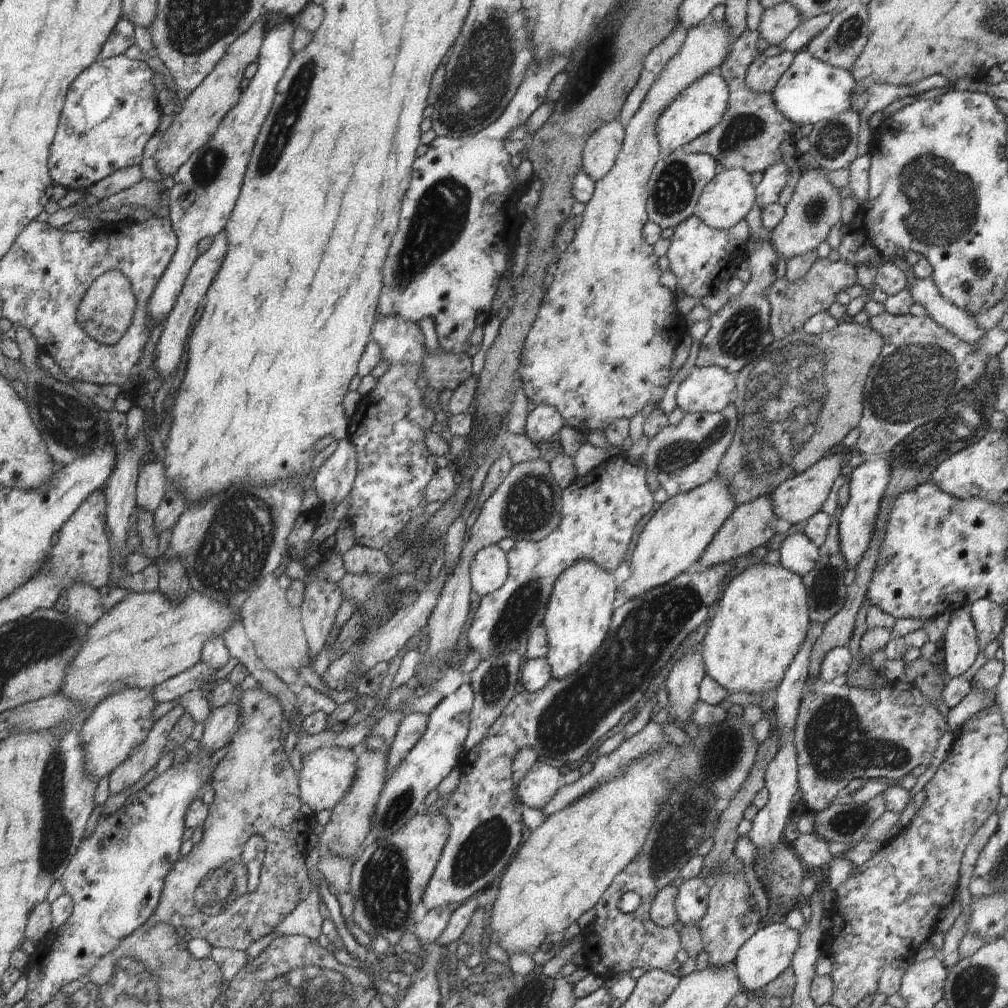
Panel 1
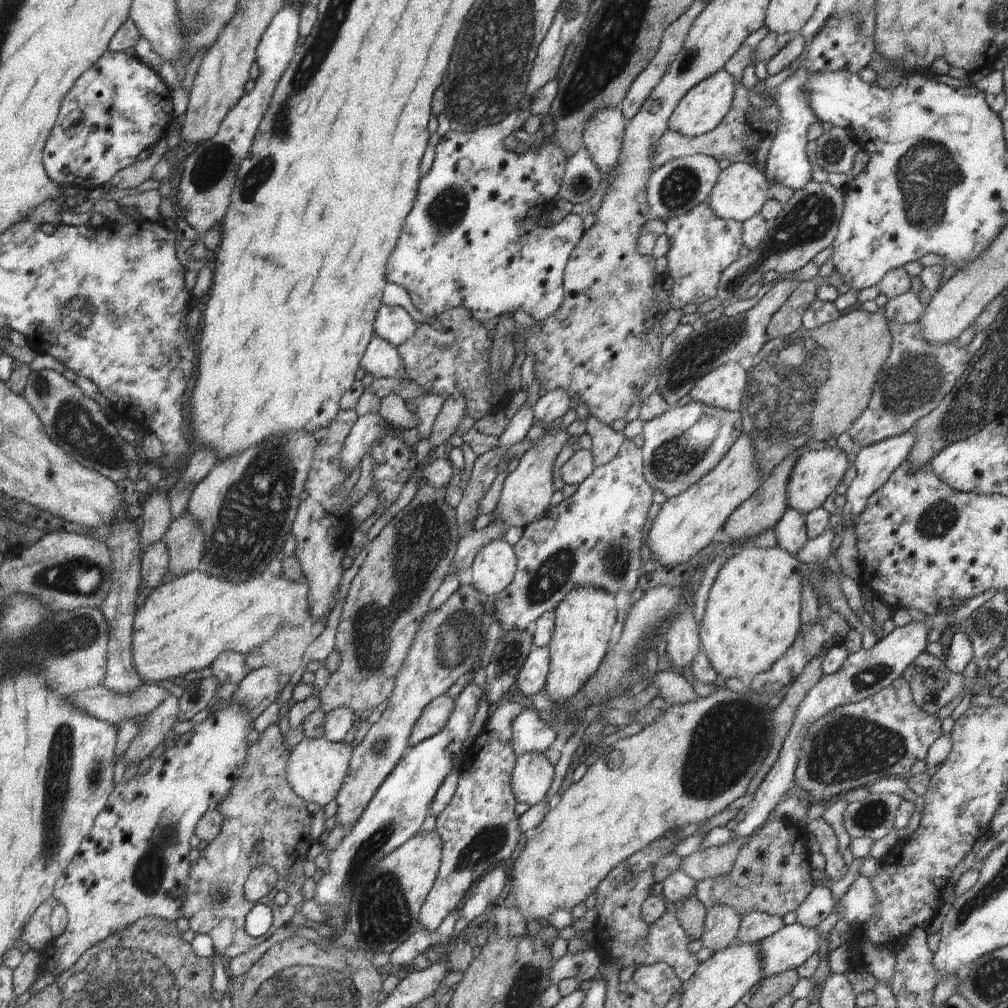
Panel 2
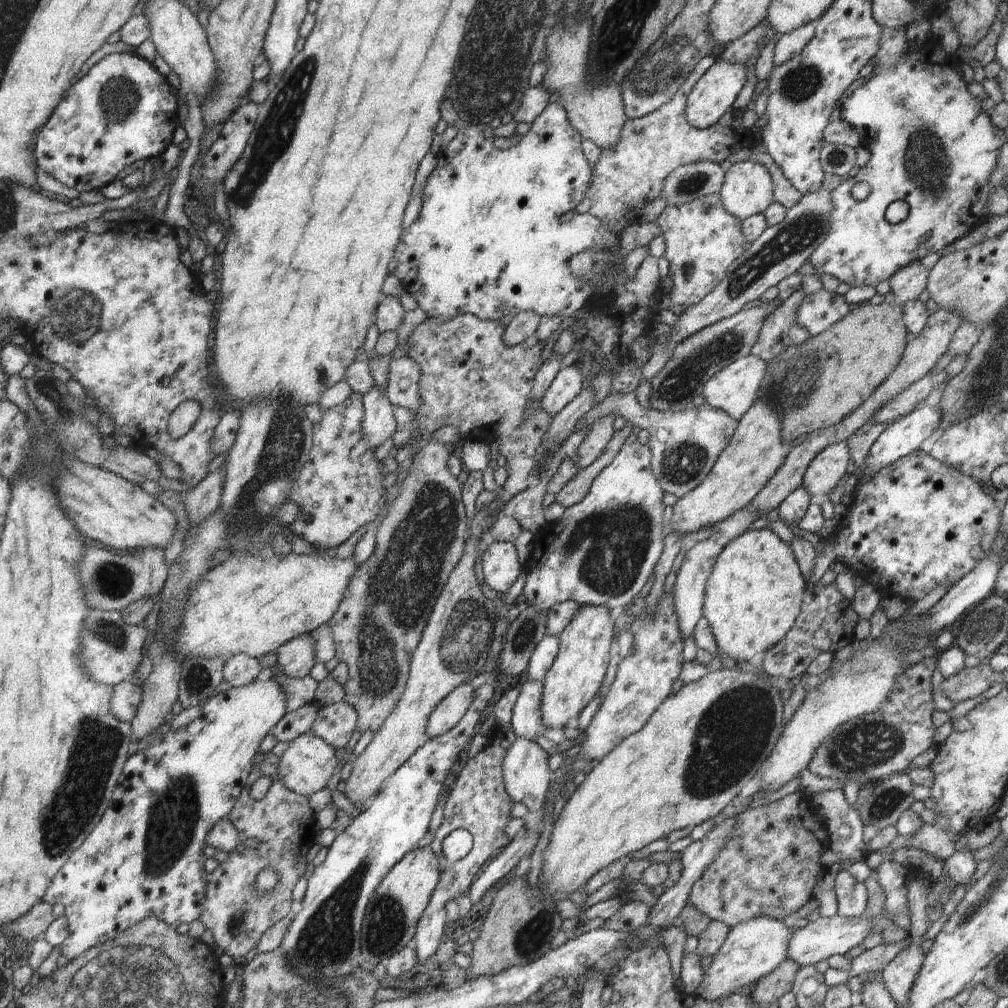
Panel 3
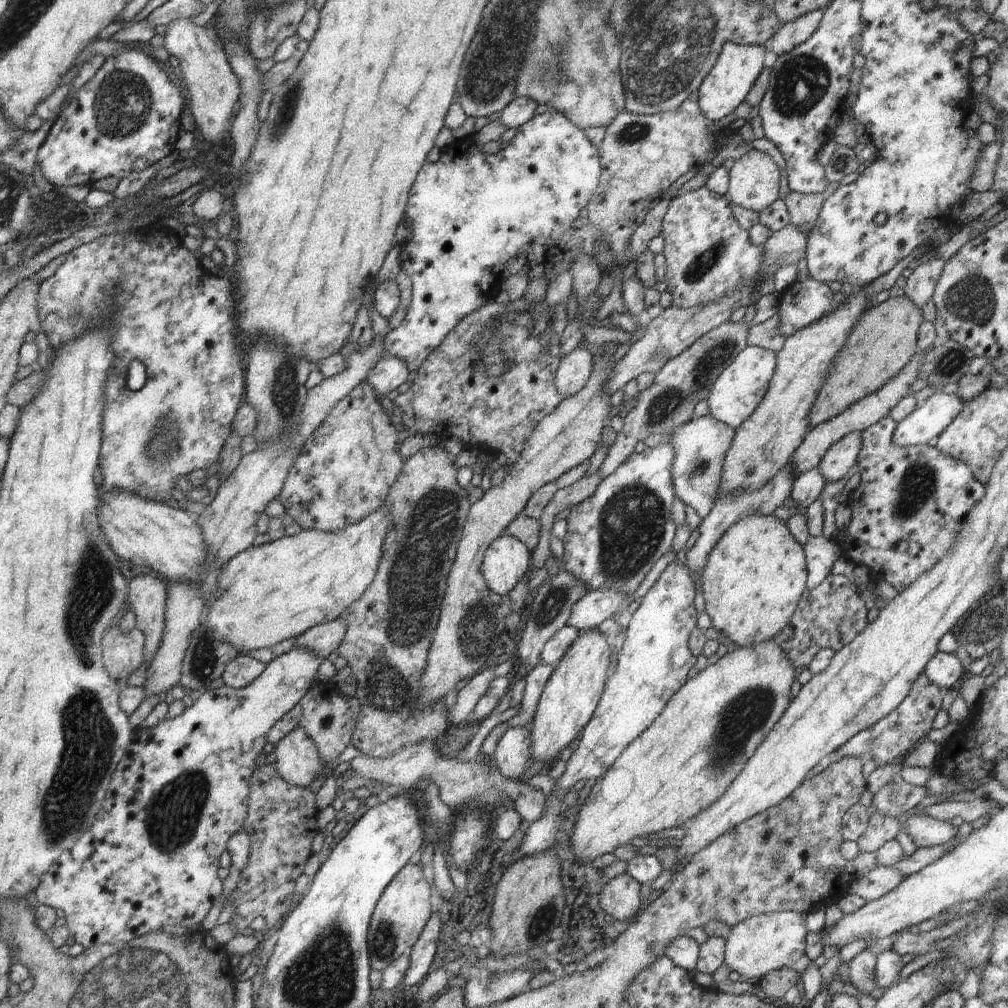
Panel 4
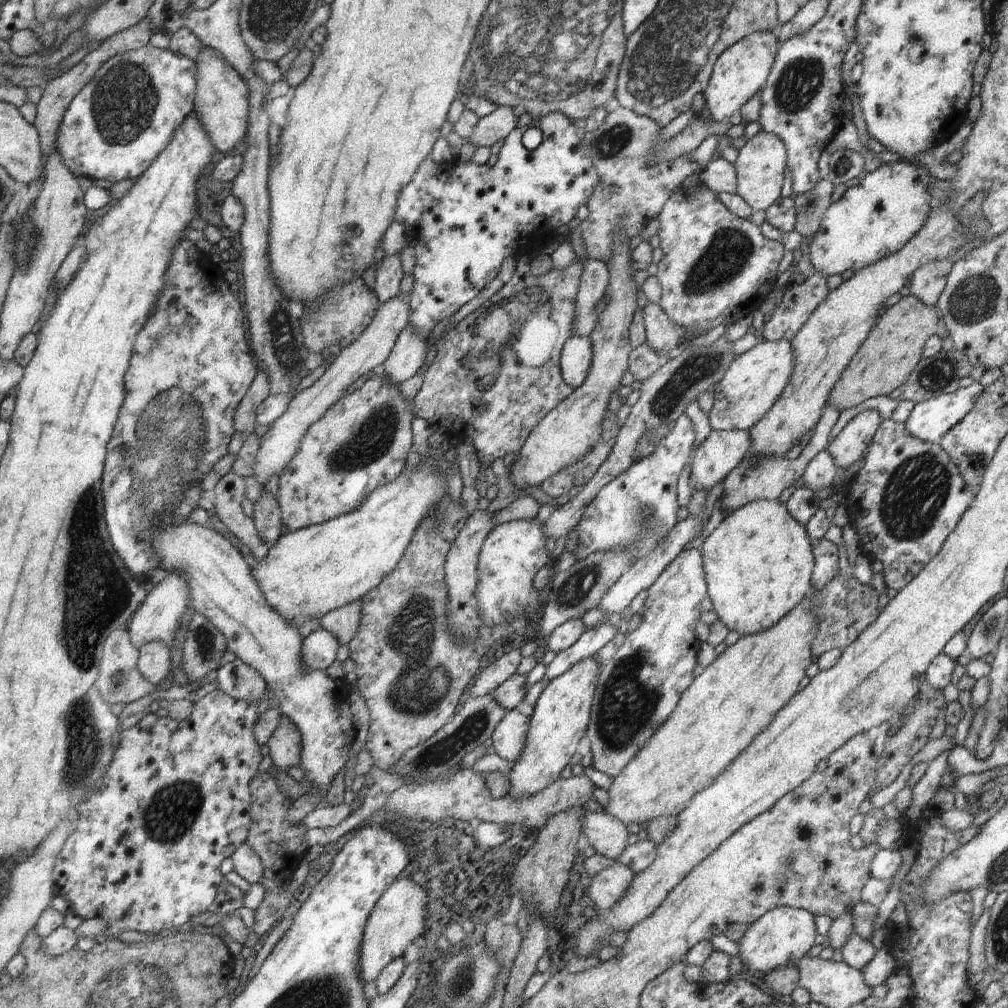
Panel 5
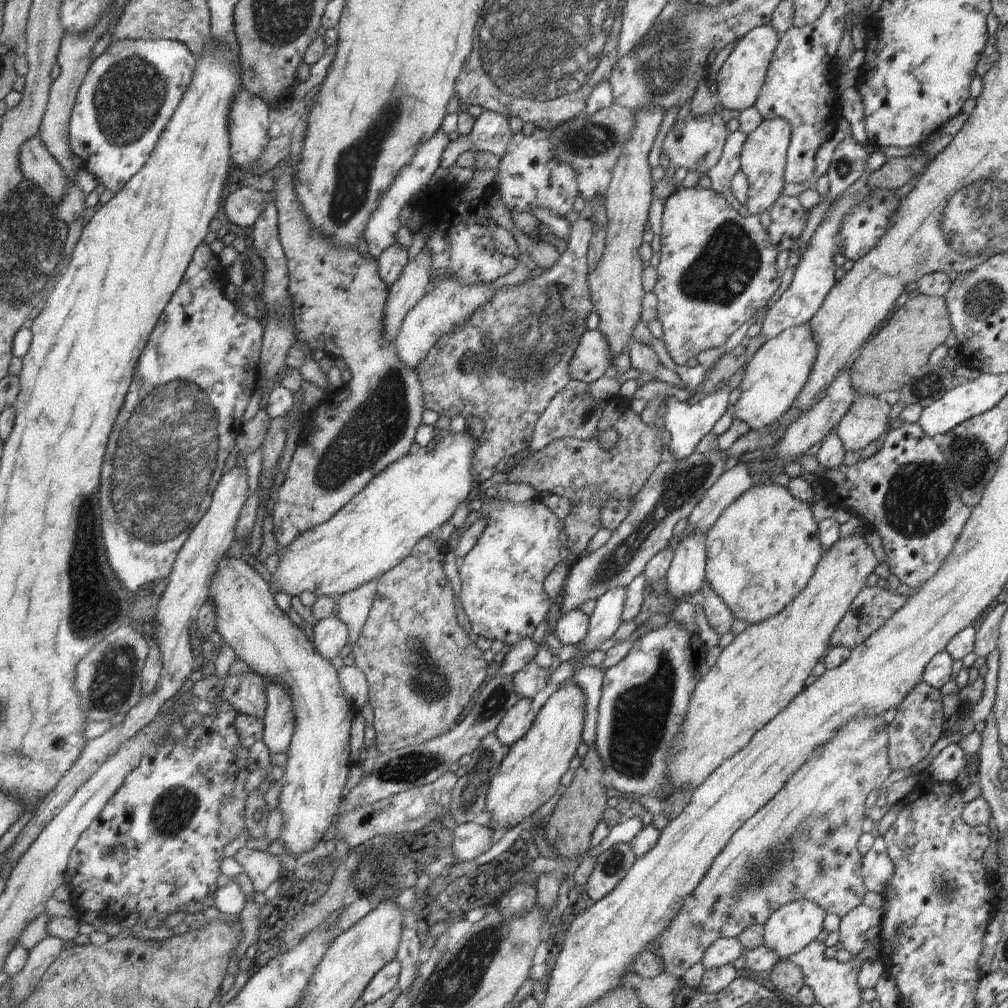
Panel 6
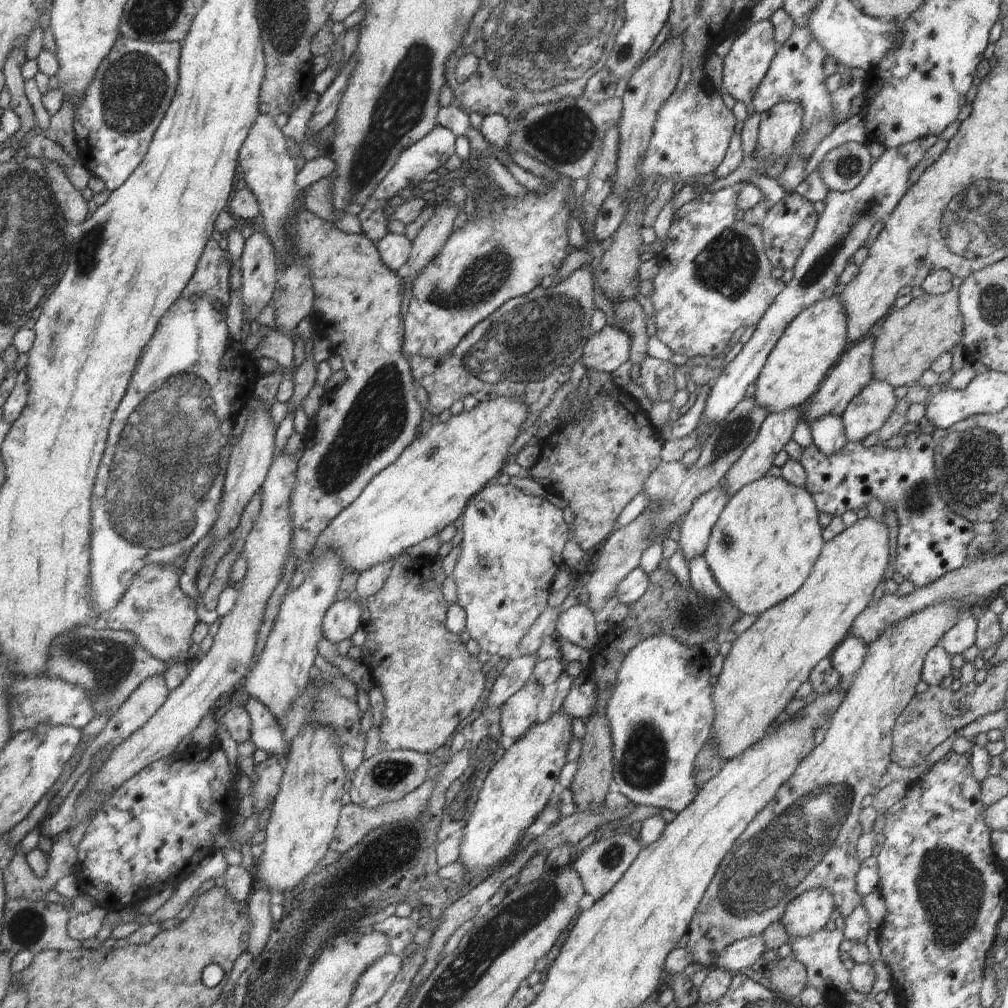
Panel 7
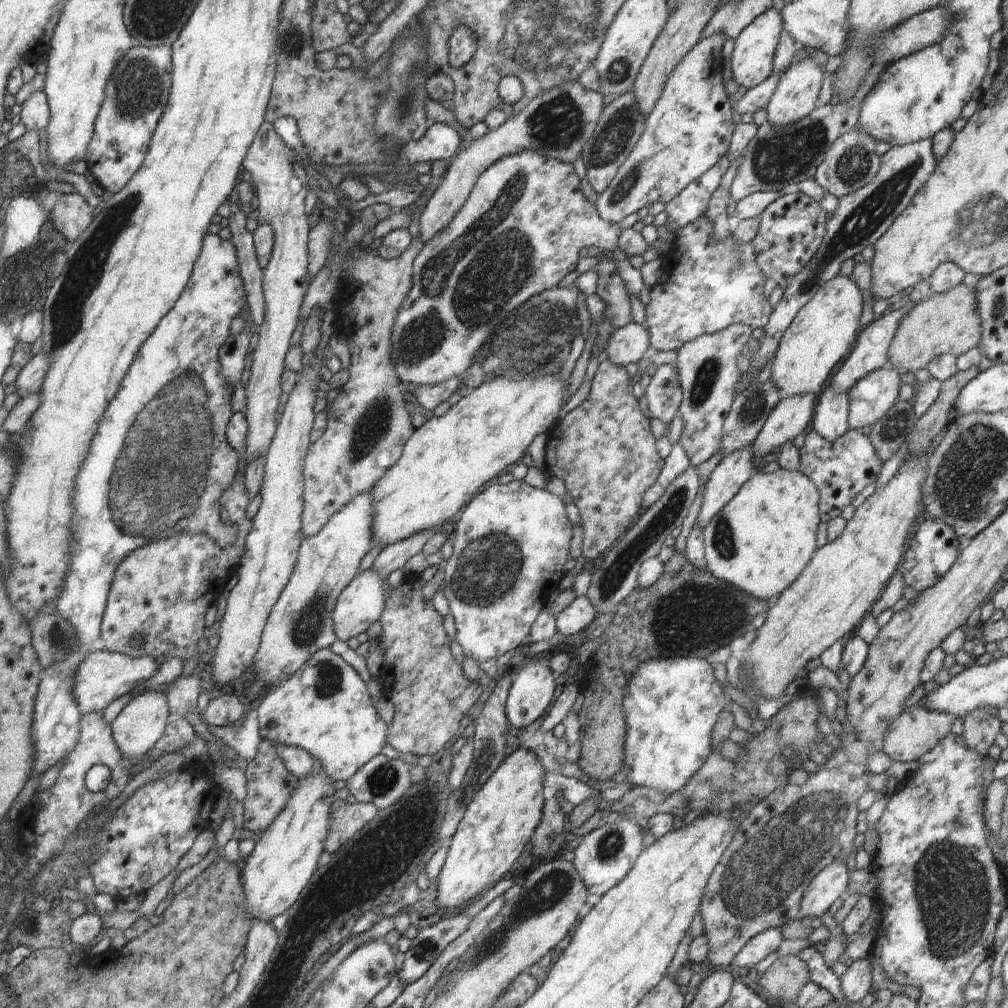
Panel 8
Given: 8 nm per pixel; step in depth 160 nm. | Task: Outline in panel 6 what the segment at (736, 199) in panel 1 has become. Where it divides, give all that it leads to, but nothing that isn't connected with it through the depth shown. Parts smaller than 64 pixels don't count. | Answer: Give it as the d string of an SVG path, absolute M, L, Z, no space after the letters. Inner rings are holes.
M763 119L761 124L747 136L739 161L741 171L747 176L749 189L745 210L750 215L762 215L782 194L790 137L791 126L789 121L784 119Z

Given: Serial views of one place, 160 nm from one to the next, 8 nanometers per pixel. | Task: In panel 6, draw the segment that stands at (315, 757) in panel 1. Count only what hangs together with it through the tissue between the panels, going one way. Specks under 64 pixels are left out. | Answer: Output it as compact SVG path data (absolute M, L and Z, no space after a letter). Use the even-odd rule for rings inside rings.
M267 679L267 707L263 718L262 741L271 753L286 753L293 737L295 712L292 699L284 687Z

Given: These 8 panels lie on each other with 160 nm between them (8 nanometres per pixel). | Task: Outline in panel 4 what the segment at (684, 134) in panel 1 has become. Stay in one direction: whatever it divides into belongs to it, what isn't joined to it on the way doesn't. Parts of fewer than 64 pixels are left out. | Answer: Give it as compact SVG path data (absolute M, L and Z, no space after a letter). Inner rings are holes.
M724 43L711 71L705 76L698 88L698 106L701 113L713 123L722 120L724 116L734 112L734 109L744 102L758 75L764 66L763 45L744 45Z

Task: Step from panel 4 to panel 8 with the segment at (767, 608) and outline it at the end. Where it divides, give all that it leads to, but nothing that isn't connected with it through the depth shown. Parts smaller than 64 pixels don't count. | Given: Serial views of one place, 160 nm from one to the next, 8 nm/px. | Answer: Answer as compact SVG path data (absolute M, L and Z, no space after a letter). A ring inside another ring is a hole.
M782 468L766 474L756 472L703 528L707 570L716 578L738 587L752 598L761 601L770 598L770 601L773 601L801 575L810 562L817 549L816 534L820 521L819 492L804 473Z

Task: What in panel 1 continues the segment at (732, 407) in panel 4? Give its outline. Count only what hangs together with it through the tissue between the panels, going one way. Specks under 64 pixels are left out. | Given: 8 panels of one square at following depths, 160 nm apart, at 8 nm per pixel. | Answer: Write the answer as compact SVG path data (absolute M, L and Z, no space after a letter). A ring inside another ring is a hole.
M718 366L694 367L692 373L680 384L678 393L676 394L676 407L683 410L684 413L718 413L733 403L734 394L740 388L740 378L730 372L726 372L724 368Z

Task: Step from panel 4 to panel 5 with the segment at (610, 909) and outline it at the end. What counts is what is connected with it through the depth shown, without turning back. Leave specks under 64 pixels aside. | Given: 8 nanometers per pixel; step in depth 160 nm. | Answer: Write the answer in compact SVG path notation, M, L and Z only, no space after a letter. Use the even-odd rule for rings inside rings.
M618 860L593 877L589 886L590 898L600 910L609 911L625 895L634 875Z

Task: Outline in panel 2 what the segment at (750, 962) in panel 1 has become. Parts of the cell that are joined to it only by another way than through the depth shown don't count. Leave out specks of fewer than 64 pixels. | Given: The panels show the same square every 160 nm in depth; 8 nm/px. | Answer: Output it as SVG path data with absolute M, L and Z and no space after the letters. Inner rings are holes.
M796 923L783 926L776 934L760 940L760 960L764 960L764 977L781 974L802 966L820 946L817 928Z

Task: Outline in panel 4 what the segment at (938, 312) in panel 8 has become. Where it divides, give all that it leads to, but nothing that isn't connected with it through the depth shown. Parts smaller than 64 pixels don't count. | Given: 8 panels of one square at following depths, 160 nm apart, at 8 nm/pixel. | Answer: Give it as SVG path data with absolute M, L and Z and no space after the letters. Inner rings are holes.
M904 295L895 298L890 297L876 306L868 307L859 316L855 327L849 332L844 346L839 350L839 354L835 356L835 363L832 363L827 370L827 375L823 380L819 393L808 411L807 418L810 428L841 415L861 398L876 392L887 380L895 377L918 352L917 330L922 321L924 321L922 310Z

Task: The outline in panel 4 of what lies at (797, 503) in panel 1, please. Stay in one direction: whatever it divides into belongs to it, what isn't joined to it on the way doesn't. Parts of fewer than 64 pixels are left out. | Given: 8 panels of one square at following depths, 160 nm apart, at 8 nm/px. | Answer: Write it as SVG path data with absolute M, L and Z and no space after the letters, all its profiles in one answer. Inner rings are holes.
M853 432L837 440L821 458L817 466L826 482L836 482L848 474L848 470L856 464L861 447L859 432Z

